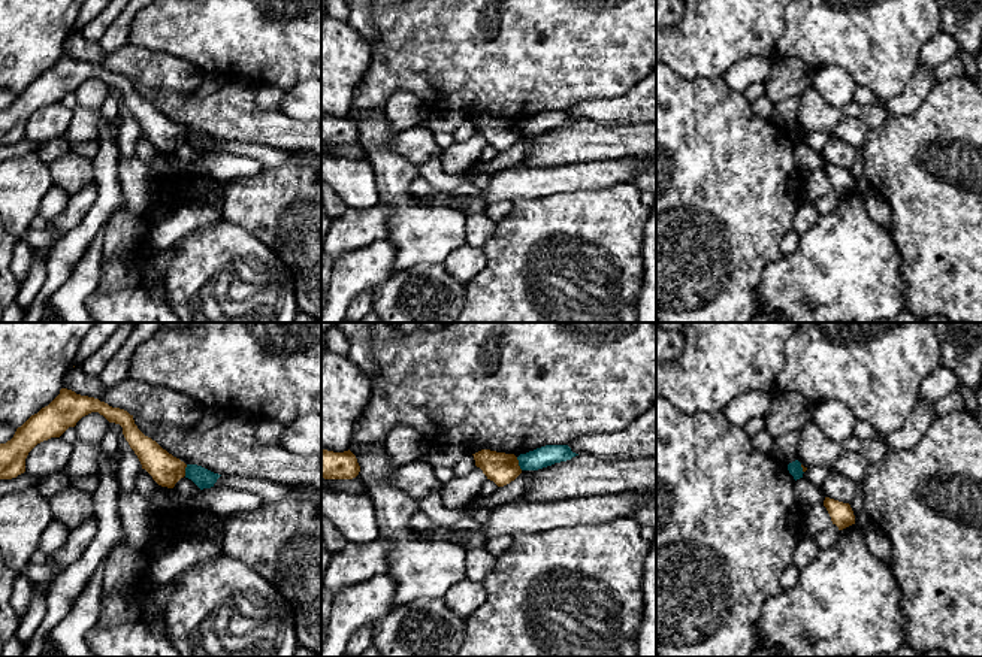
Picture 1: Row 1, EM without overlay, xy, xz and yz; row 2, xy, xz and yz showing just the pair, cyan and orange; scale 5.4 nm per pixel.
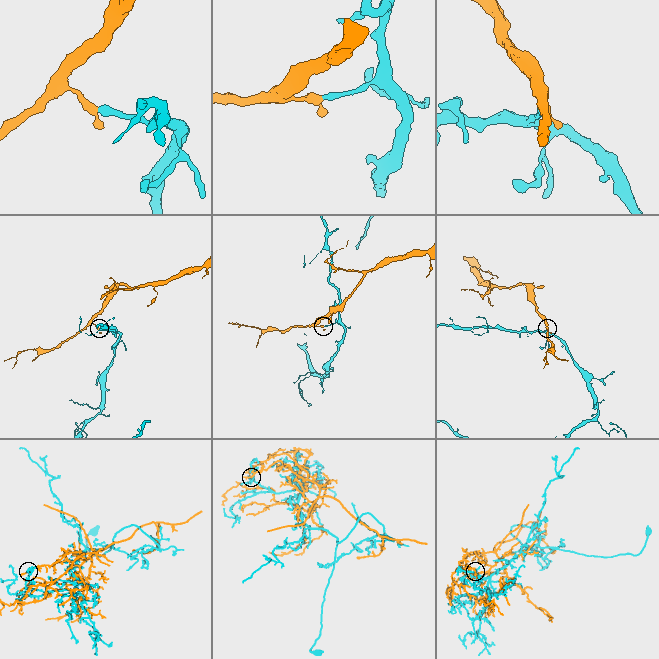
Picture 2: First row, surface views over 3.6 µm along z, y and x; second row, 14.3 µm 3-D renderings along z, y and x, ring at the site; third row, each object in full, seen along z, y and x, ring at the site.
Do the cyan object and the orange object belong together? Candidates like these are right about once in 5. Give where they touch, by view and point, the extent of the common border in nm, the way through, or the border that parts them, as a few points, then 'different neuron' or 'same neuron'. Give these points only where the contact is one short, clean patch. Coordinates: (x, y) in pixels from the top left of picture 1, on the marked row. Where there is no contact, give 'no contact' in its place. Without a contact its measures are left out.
contact xz (519, 463); length 80 nm; border xz (516, 457), (522, 469); different neuron

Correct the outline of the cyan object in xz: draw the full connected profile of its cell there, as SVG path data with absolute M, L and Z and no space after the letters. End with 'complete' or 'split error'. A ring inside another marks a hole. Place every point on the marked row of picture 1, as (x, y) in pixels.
M546 445L517 457L522 470L538 470L555 463L571 460L578 454L568 445Z; complete

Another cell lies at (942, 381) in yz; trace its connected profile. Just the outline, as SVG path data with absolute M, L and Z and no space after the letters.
M940 364L924 381L924 385L919 393L919 399L930 405L936 405L943 396L958 388L960 388L960 382L954 370Z

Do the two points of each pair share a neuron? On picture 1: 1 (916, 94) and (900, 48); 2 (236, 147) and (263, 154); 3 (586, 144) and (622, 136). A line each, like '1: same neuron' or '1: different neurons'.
1: different neurons
2: same neuron
3: same neuron

